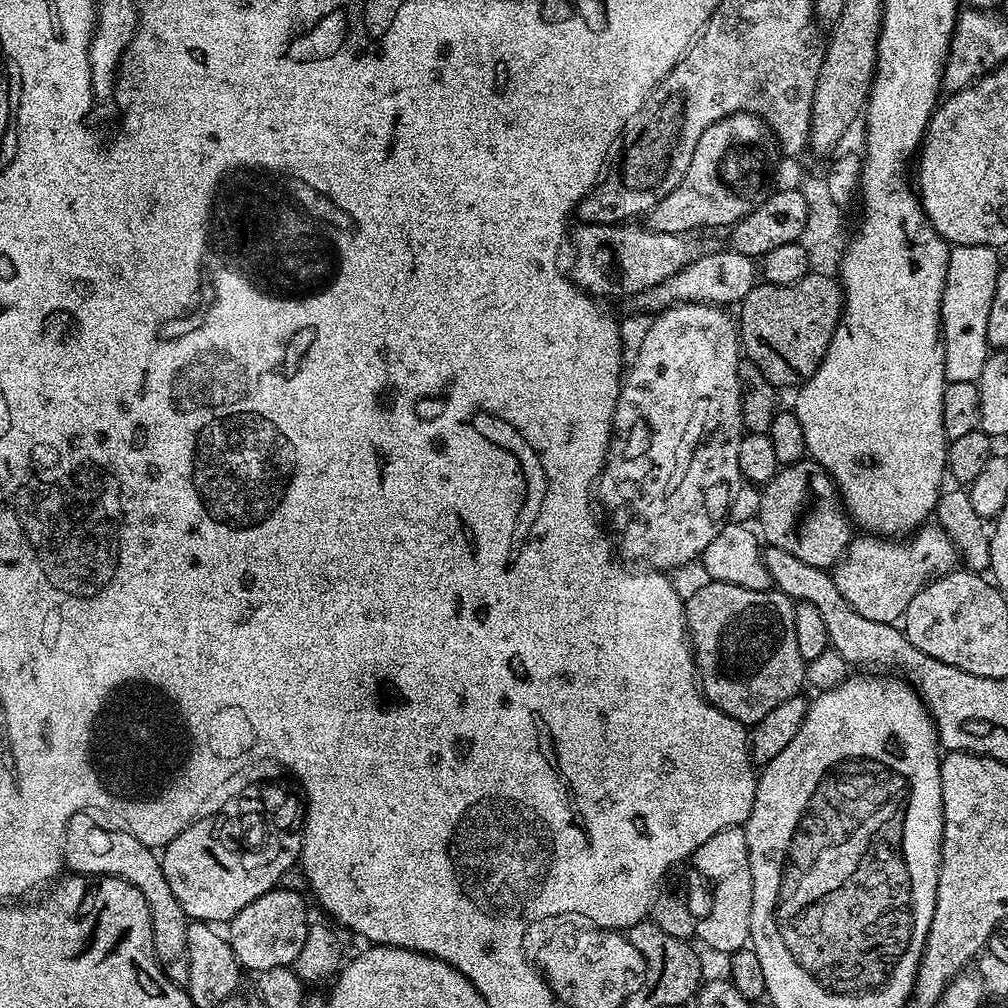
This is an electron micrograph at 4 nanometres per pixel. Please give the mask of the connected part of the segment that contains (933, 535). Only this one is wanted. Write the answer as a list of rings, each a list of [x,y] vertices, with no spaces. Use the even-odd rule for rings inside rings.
[[[935,522],[925,523],[911,533],[910,538],[881,538],[875,534],[857,535],[848,544],[848,548],[840,560],[831,569],[830,575],[834,586],[838,586],[838,594],[846,598],[862,618],[870,618],[870,622],[896,624],[910,606],[910,598],[918,594],[930,581],[953,571],[958,564],[956,544],[946,534],[946,530]]]

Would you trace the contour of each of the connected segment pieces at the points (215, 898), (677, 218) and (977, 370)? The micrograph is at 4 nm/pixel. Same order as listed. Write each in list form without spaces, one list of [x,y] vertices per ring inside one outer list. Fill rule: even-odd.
[[[202,818],[193,821],[184,828],[182,834],[171,837],[162,849],[160,865],[162,874],[166,874],[166,882],[170,882],[170,890],[174,890],[174,898],[178,898],[178,906],[192,922],[231,922],[238,913],[254,898],[266,894],[271,888],[277,887],[284,876],[300,859],[298,850],[298,838],[278,838],[276,850],[272,854],[262,854],[258,860],[258,854],[240,854],[232,850],[210,850],[214,844],[208,840],[218,840],[216,832],[210,832],[210,821]],[[238,856],[250,856],[248,860],[236,860]]]
[[[736,112],[714,122],[698,138],[686,178],[646,213],[647,227],[662,234],[692,234],[695,228],[737,224],[766,195],[764,187],[770,184],[768,147],[773,144],[772,131],[760,117],[749,112]]]
[[[959,244],[949,251],[947,282],[941,308],[944,376],[949,383],[979,381],[982,366],[990,355],[986,325],[1000,269],[996,254],[995,249],[977,244]]]

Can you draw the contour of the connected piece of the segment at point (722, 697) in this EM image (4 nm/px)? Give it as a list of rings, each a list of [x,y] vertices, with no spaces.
[[[721,580],[707,583],[684,600],[684,621],[688,623],[688,639],[692,646],[698,687],[713,708],[740,724],[751,726],[766,718],[774,706],[782,706],[782,702],[797,695],[800,687],[805,687],[806,661],[798,652],[794,634],[794,604],[779,590],[746,590],[742,586],[723,584]]]

